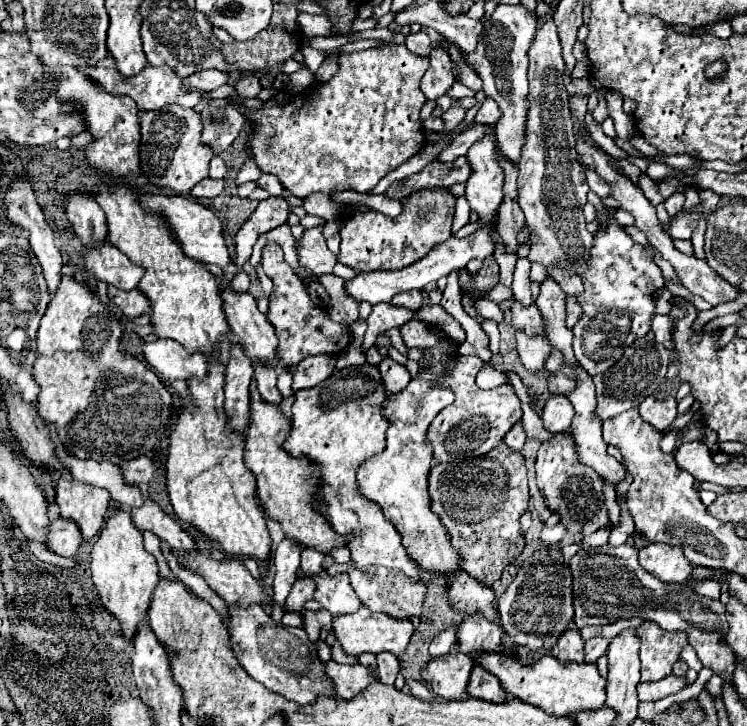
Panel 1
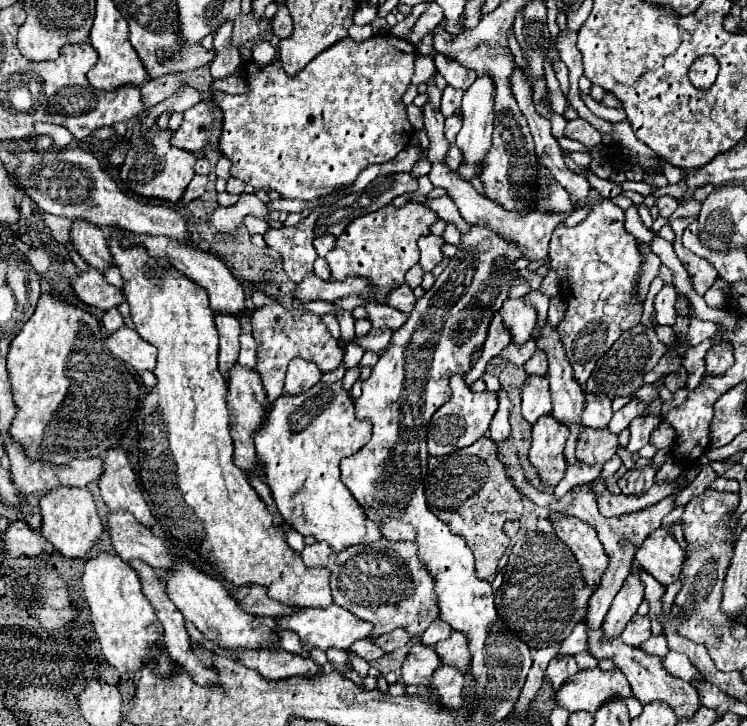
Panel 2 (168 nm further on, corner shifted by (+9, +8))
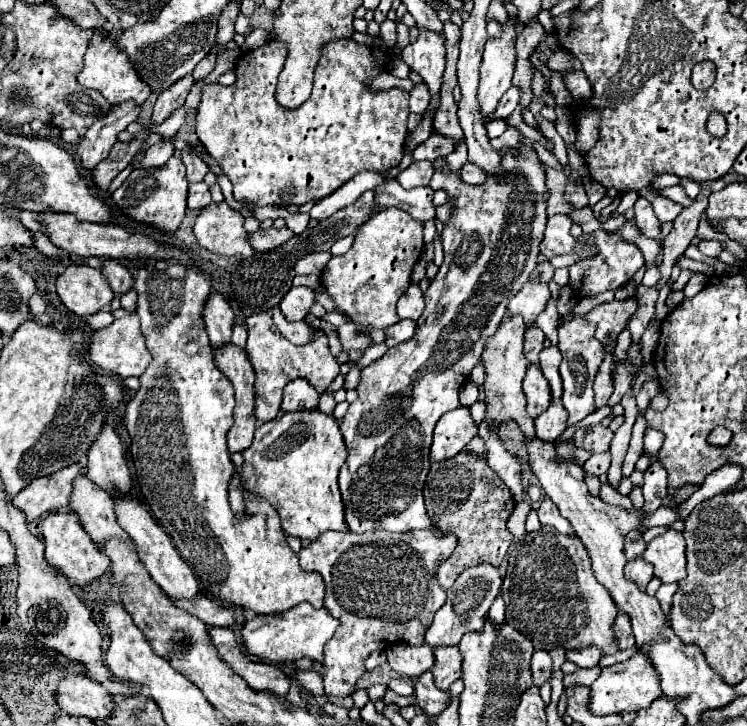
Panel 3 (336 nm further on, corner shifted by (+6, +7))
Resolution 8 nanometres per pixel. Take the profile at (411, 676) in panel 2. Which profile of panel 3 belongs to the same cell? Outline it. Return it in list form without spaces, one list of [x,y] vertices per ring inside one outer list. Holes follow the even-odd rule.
[[[395,644],[387,650],[389,666],[407,678],[417,678],[421,672],[427,672],[433,666],[433,650],[423,646],[409,646],[409,644]]]

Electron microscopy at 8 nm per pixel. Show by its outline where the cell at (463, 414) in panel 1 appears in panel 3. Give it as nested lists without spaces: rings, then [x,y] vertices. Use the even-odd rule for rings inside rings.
[[[465,406],[441,416],[435,426],[433,444],[431,444],[431,460],[441,462],[453,458],[463,450],[463,446],[477,434],[477,426],[471,420],[471,412]]]

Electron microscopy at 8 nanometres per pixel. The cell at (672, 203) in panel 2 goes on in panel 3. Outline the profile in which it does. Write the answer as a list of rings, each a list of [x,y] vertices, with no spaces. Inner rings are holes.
[[[643,188],[643,190],[639,192],[639,196],[647,198],[647,200],[653,204],[653,210],[655,210],[655,214],[657,214],[657,218],[659,218],[661,222],[673,222],[673,220],[677,218],[677,214],[681,212],[681,208],[683,208],[681,204],[677,204],[677,202],[665,198],[665,196],[653,194],[649,188]]]

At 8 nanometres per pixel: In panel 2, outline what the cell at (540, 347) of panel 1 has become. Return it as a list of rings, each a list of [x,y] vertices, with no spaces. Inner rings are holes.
[[[506,299],[500,315],[514,345],[524,345],[532,339],[532,331],[536,327],[536,309],[532,305],[524,303],[522,299]]]

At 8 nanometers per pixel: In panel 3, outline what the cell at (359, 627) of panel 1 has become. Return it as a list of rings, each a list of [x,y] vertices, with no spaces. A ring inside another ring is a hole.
[[[299,604],[285,614],[275,614],[275,616],[253,616],[251,612],[247,614],[245,624],[241,626],[241,642],[245,650],[257,658],[263,658],[271,664],[285,664],[285,662],[295,662],[301,658],[309,658],[315,662],[323,660],[323,646],[327,640],[331,640],[333,632],[337,630],[337,620],[321,610],[313,610],[311,604]]]

